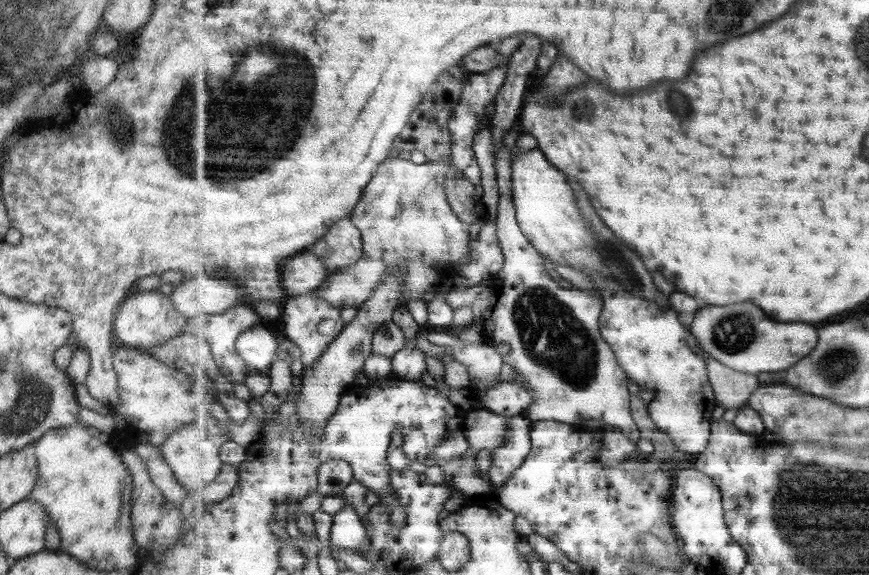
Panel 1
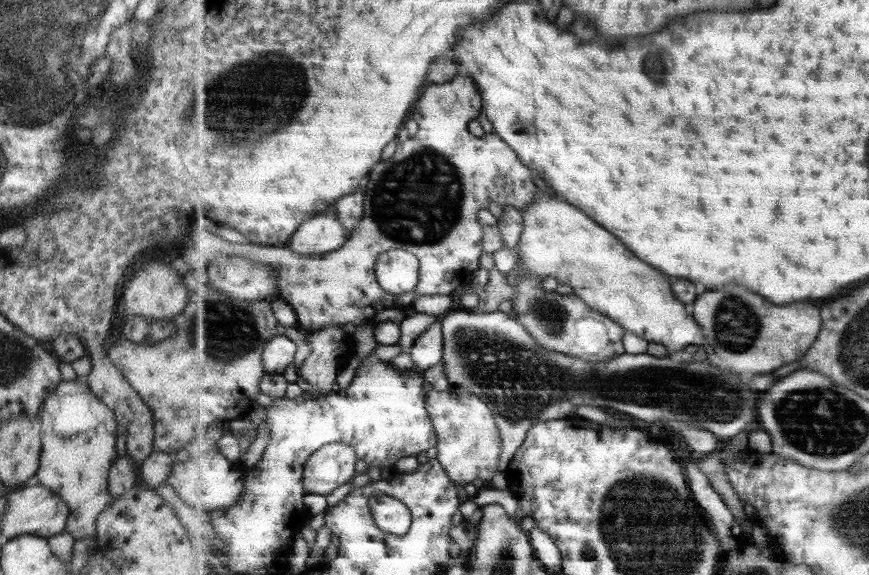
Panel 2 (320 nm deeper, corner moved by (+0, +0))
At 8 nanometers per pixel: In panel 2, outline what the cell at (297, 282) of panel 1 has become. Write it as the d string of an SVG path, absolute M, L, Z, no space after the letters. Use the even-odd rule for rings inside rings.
M327 207L306 220L290 238L289 247L302 255L320 255L340 249L349 232L335 207Z

